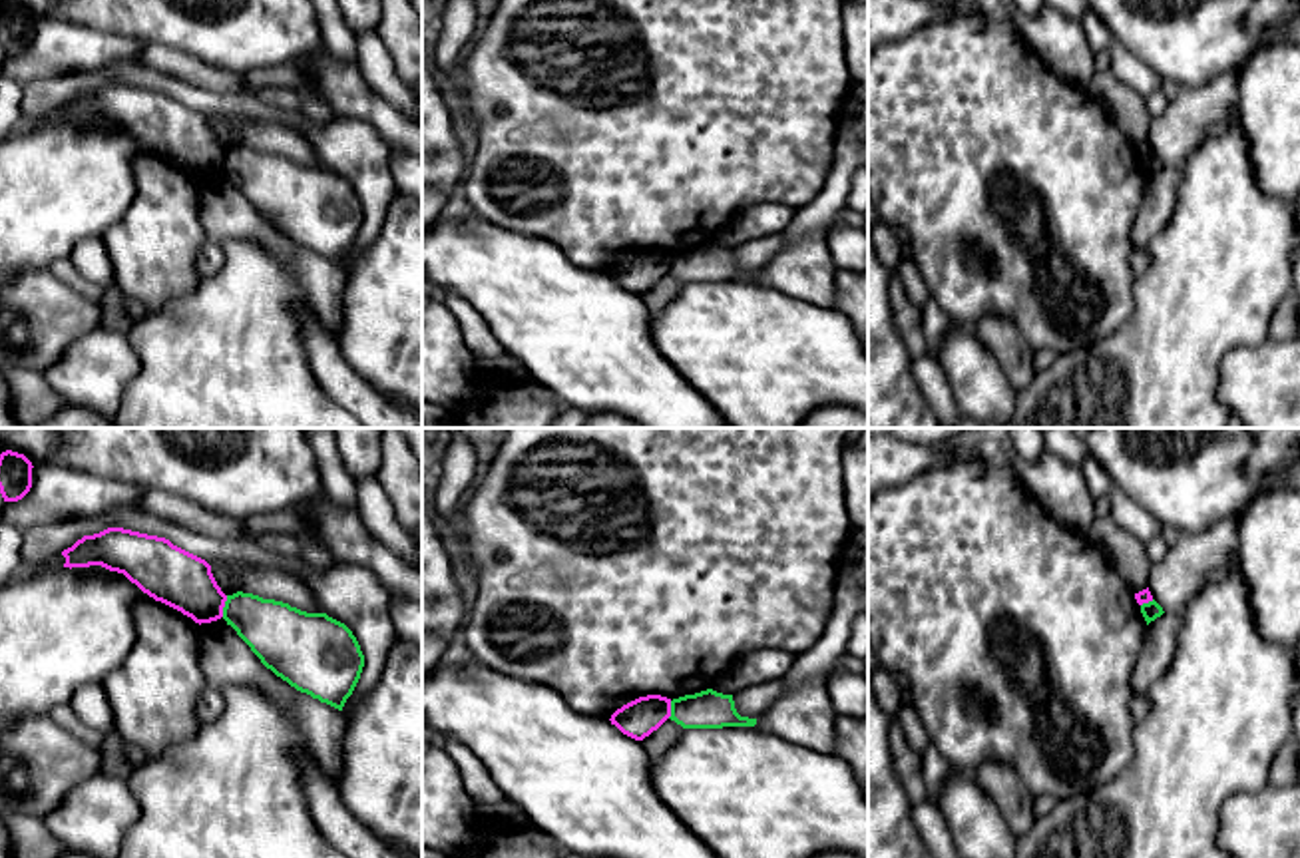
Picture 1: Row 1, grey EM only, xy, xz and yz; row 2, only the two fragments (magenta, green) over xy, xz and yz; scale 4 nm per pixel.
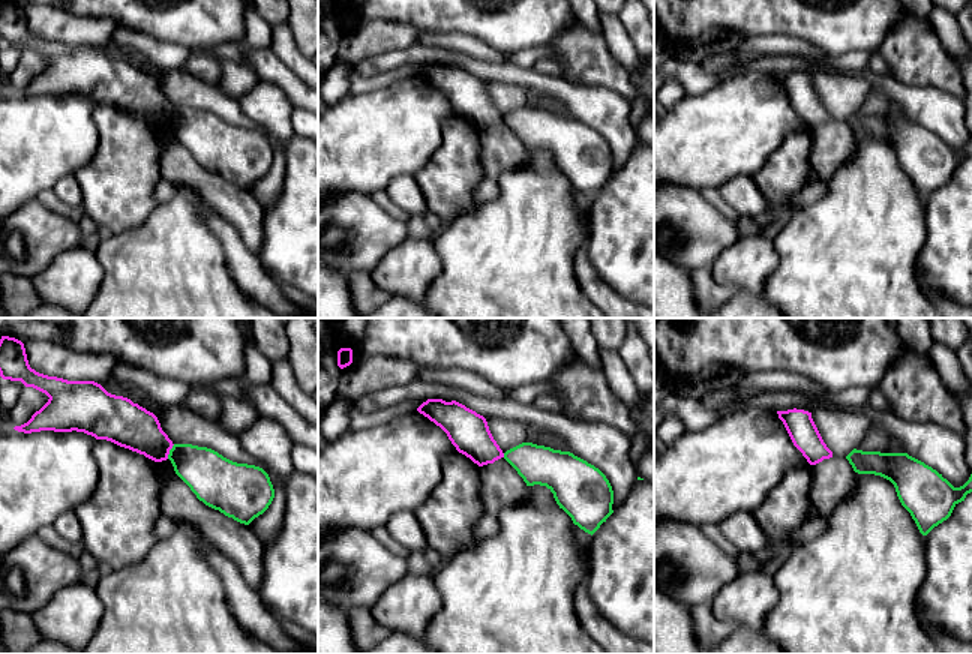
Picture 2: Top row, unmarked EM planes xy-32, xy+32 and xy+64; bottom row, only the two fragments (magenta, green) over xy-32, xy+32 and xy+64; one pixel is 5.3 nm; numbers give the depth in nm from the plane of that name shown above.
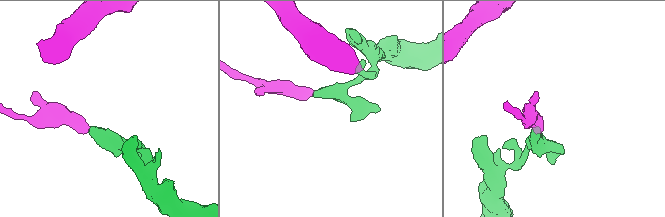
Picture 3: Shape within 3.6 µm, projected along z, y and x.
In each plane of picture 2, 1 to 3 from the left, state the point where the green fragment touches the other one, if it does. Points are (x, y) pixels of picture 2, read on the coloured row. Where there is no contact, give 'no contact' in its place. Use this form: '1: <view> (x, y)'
1: xy-32 (168, 452)
2: xy+32 (503, 455)
3: no contact

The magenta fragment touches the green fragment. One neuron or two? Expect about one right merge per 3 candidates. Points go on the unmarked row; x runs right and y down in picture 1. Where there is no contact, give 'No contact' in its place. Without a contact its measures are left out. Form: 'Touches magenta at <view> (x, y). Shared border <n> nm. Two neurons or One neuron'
Touches magenta at xy (223, 160). Shared border 90 nm. Two neurons

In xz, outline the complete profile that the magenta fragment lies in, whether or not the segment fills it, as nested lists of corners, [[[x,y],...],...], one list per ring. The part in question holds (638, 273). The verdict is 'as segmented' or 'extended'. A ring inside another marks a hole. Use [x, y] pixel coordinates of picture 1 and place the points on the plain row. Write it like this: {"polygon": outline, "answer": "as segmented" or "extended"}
{"polygon": [[[661,249],[639,251],[611,269],[623,289],[643,295],[671,271],[671,253]]], "answer": "as segmented"}

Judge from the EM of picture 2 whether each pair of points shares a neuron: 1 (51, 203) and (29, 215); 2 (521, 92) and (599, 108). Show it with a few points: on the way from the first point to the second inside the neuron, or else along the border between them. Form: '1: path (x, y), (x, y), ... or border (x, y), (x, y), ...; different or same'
1: border (36, 198), (47, 207), (77, 222); different
2: border (495, 81), (522, 83), (531, 90); different

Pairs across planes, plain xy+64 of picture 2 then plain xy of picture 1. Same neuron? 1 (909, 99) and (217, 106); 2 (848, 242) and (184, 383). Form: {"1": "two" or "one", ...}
{"1": "one", "2": "one"}

